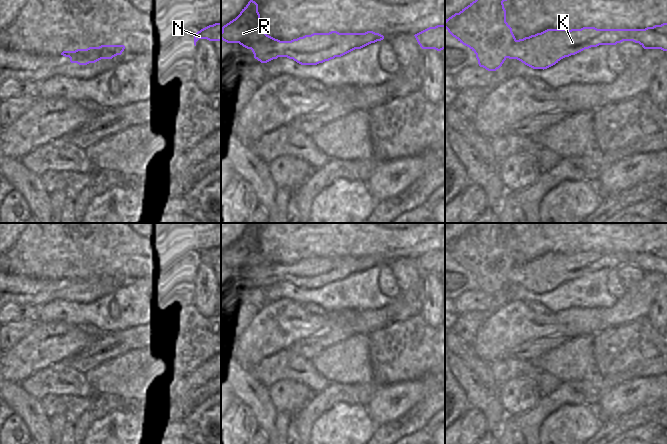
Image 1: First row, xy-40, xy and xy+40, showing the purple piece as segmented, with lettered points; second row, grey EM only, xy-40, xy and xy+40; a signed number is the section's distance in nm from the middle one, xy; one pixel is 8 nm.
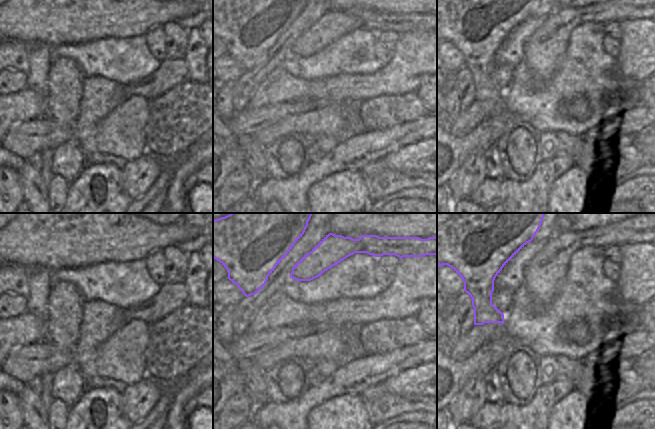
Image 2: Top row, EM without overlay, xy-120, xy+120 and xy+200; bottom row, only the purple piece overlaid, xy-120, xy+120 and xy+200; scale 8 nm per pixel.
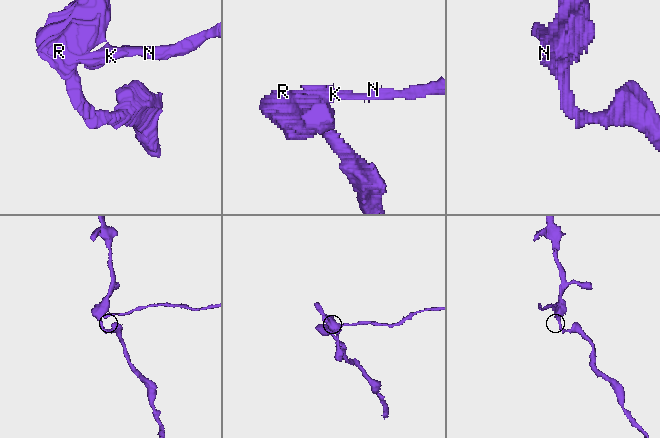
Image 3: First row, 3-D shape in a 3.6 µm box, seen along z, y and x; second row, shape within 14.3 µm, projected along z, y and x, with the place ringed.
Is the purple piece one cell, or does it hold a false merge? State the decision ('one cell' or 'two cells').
two cells

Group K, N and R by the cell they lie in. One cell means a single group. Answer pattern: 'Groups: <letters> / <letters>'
Groups: K N / R.

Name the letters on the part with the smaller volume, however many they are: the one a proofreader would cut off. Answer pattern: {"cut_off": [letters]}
{"cut_off": ["K", "N"]}

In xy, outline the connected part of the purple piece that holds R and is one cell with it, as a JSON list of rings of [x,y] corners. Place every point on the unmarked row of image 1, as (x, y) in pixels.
[[[252,223],[235,243],[222,251],[221,263],[251,273],[254,282],[261,287],[278,282],[271,271],[279,264],[262,254],[258,228]]]

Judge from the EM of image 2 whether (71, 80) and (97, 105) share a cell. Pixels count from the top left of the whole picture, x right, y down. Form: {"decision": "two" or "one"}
{"decision": "two"}

